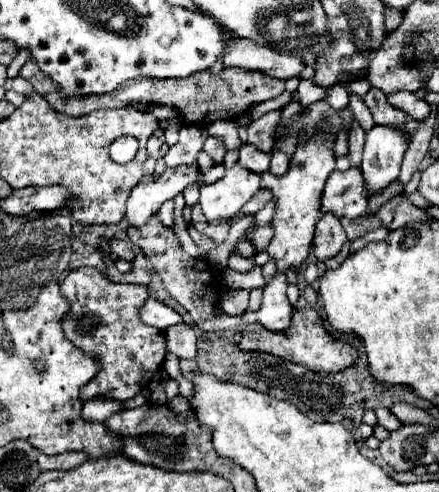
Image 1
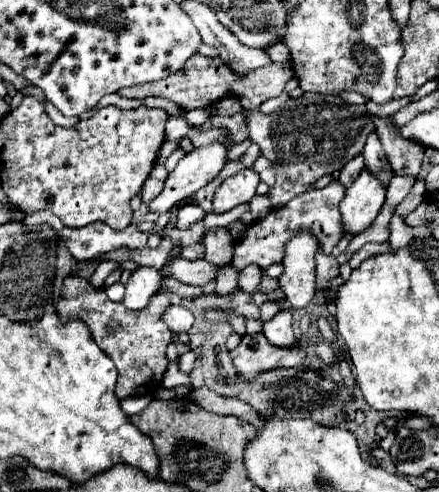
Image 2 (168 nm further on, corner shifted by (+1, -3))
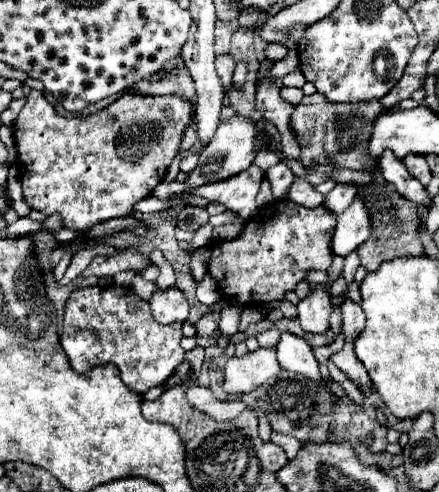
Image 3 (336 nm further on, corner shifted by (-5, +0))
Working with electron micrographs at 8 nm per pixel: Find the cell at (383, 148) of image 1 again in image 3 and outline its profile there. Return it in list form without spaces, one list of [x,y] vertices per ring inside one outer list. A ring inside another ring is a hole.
[[[356,194],[346,212],[338,216],[336,232],[332,238],[332,252],[346,256],[352,250],[356,250],[370,234],[372,234],[372,220],[368,216],[362,196]]]

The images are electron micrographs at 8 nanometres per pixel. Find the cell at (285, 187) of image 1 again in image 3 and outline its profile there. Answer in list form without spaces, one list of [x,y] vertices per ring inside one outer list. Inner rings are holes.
[[[312,286],[308,296],[298,304],[298,318],[306,332],[322,334],[328,328],[330,318],[330,294],[322,286]]]

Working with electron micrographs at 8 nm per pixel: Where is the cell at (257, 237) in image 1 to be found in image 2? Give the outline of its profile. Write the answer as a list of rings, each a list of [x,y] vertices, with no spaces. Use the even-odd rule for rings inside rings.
[[[332,181],[328,187],[324,189],[314,189],[310,193],[304,193],[300,197],[294,197],[288,205],[272,209],[266,217],[254,221],[248,229],[246,235],[234,245],[234,257],[232,257],[232,267],[236,271],[244,269],[246,265],[258,265],[262,271],[266,271],[270,265],[282,263],[284,259],[284,251],[286,251],[286,243],[302,231],[312,233],[318,239],[318,247],[324,253],[332,253],[332,249],[336,247],[336,243],[342,239],[342,223],[340,223],[340,211],[338,211],[338,203],[344,197],[344,187],[338,181]]]

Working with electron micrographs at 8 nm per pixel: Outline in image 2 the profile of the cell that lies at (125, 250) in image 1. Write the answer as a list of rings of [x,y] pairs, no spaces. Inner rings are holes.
[[[138,265],[138,271],[134,271],[126,283],[126,297],[122,303],[132,311],[142,311],[148,307],[150,299],[162,291],[162,283],[164,275],[160,271]]]

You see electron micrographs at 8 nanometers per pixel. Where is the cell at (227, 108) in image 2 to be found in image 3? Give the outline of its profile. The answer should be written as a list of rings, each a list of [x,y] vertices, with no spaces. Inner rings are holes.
[[[238,62],[236,70],[234,70],[234,78],[232,78],[234,88],[242,88],[244,82],[246,82],[246,76],[248,76],[248,64],[246,62]]]

